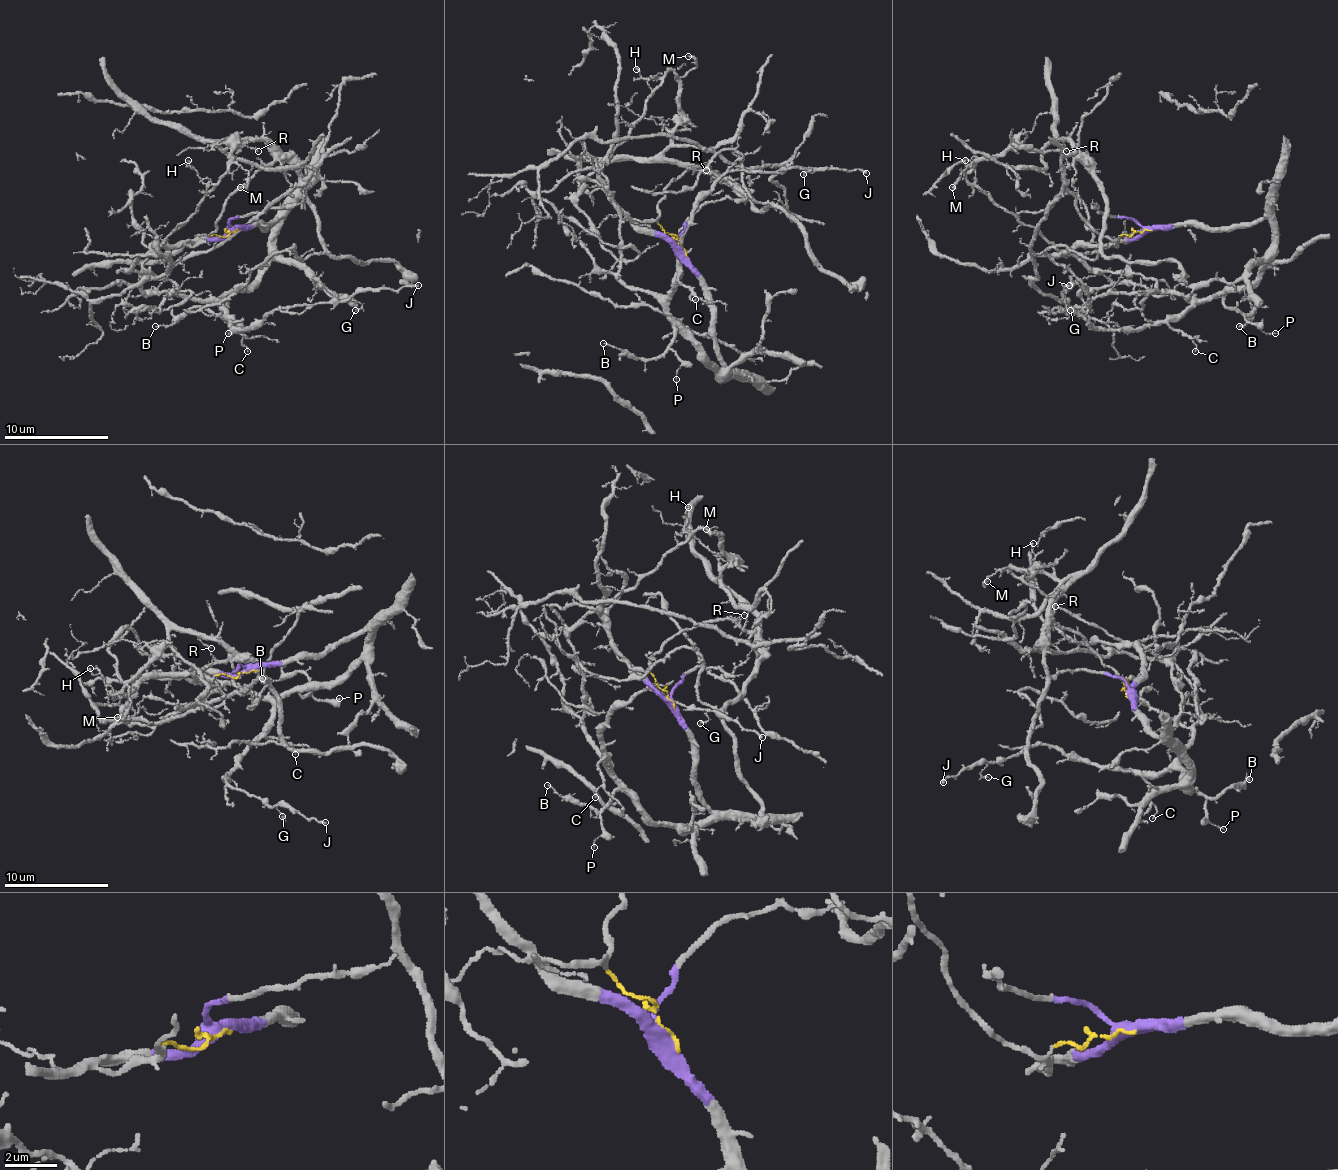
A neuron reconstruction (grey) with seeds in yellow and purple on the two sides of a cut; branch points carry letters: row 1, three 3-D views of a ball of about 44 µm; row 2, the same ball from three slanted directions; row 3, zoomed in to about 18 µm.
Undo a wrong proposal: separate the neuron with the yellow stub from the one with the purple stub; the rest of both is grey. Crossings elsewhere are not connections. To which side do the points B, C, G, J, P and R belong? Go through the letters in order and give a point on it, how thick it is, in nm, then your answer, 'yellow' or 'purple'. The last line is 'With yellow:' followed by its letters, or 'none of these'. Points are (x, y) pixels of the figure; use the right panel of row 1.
B: place (1239, 326); calibre 110 nm; purple
C: place (1195, 351); calibre 110 nm; purple
G: place (1070, 310); calibre 130 nm; purple
J: place (1069, 285); calibre 180 nm; purple
P: place (1275, 333); calibre 90 nm; purple
R: place (1066, 151); calibre 110 nm; yellow
With yellow: R

